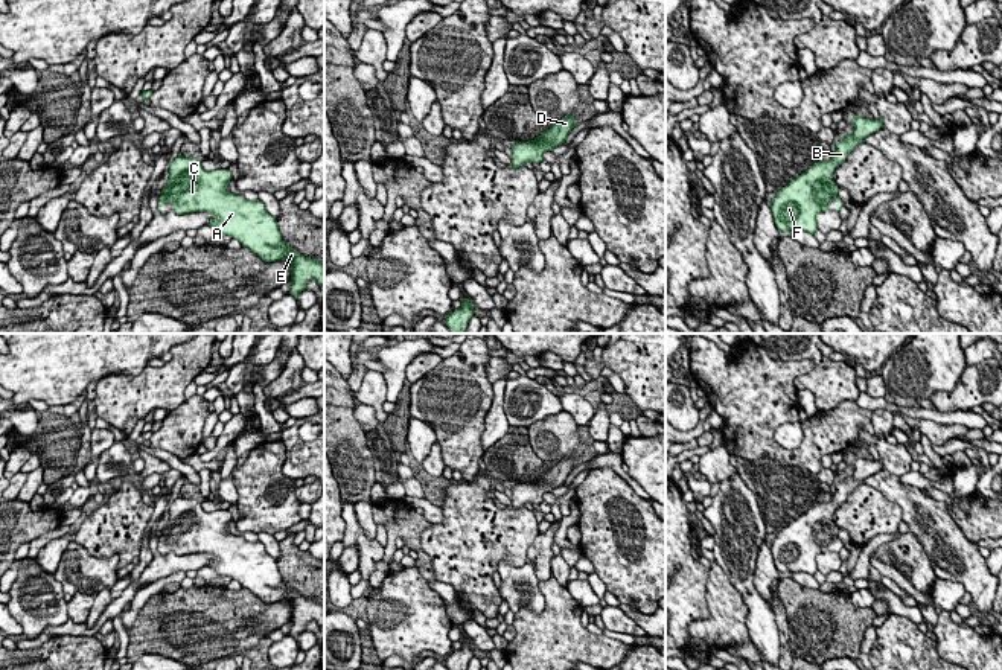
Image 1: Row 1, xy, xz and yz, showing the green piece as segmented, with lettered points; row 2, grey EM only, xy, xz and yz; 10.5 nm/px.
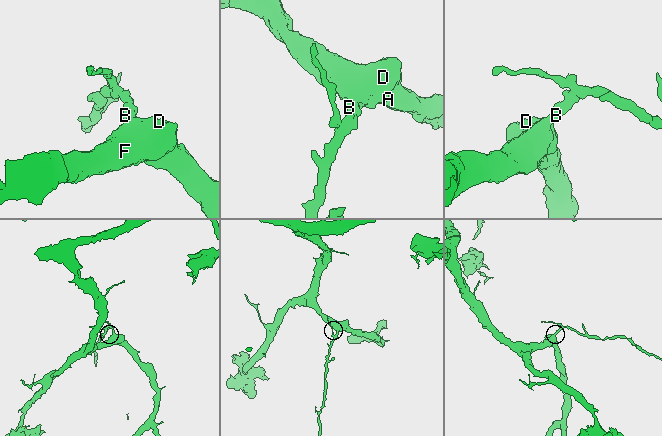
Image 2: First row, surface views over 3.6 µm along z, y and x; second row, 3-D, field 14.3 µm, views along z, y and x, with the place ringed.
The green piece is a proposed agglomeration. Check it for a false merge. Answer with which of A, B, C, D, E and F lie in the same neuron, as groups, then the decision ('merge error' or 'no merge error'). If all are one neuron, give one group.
A B C D E F; no merge error

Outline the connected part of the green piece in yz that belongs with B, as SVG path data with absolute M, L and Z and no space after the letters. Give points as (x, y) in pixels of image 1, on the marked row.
M854 116L850 120L854 131L851 136L844 134L841 142L833 146L830 161L818 161L775 193L771 210L780 231L815 234L818 231L818 215L828 212L834 198L838 199L838 212L845 206L838 196L839 187L833 180L833 172L857 145L863 143L865 137L883 128L882 117Z

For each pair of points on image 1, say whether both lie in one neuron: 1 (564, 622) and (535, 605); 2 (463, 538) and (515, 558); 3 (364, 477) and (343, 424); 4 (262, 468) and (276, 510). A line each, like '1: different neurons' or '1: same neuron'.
1: different neurons
2: same neuron
3: same neuron
4: same neuron

